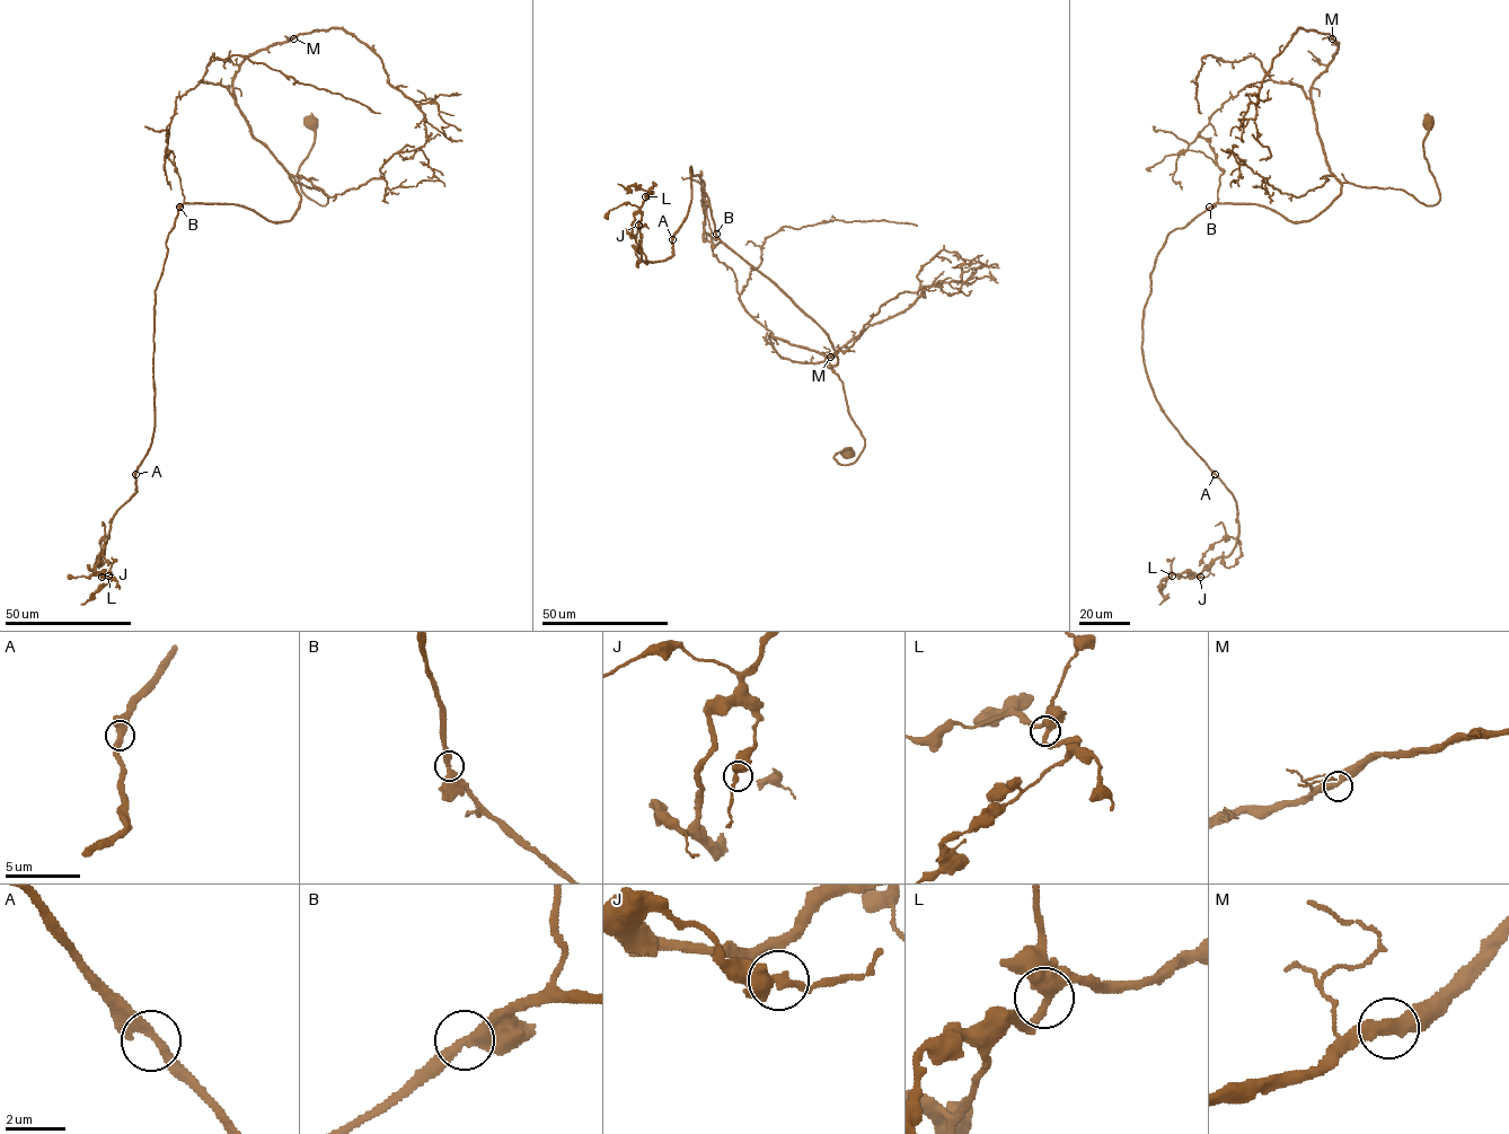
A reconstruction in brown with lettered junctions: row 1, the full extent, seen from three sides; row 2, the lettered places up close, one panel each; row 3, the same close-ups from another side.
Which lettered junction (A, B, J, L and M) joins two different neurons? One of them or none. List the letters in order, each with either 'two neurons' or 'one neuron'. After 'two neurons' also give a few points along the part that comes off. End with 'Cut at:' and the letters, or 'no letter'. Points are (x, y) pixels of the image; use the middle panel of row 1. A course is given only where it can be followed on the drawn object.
A: one neuron
B: one neuron
J: one neuron
L: one neuron
M: one neuron
Cut at: no letter

